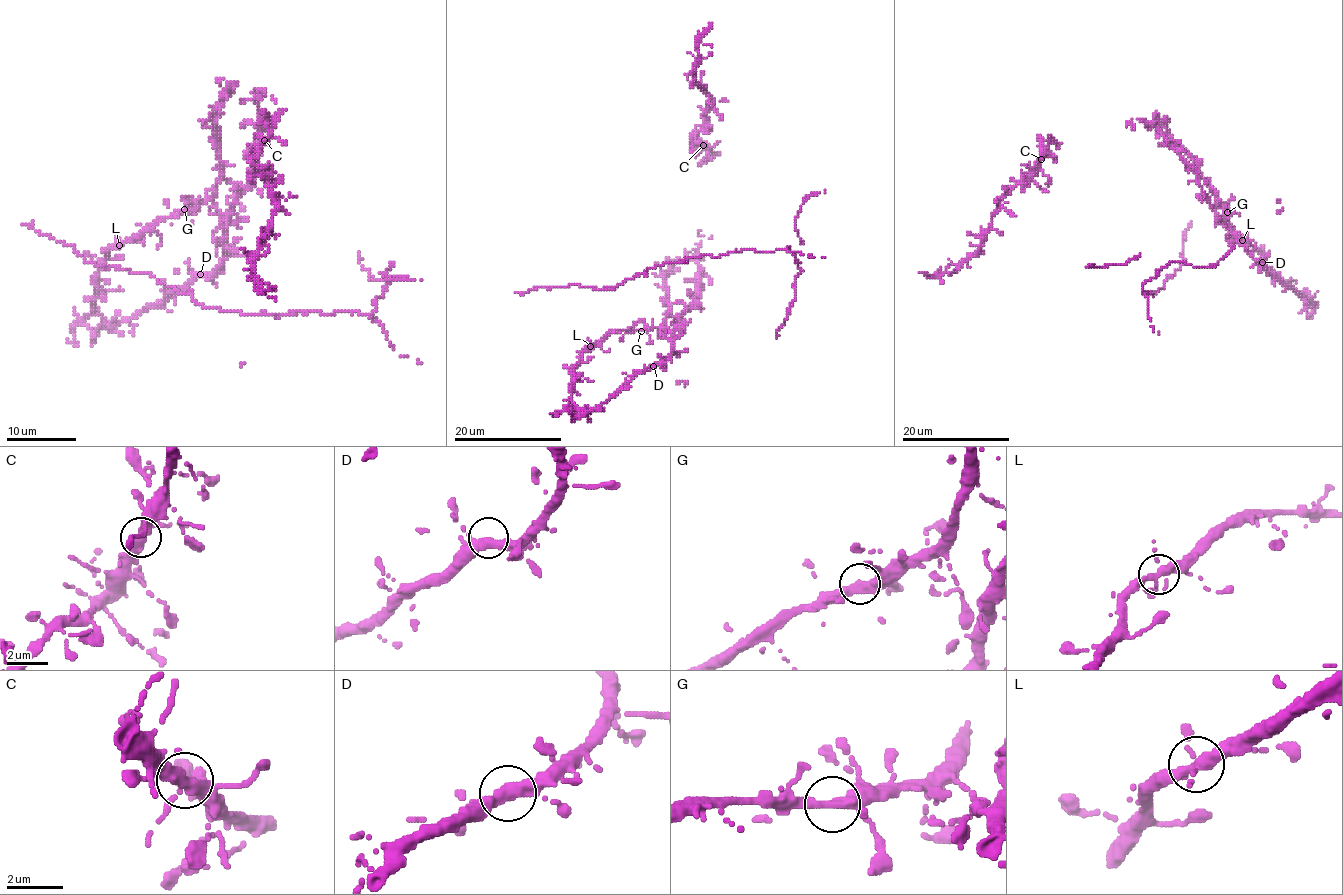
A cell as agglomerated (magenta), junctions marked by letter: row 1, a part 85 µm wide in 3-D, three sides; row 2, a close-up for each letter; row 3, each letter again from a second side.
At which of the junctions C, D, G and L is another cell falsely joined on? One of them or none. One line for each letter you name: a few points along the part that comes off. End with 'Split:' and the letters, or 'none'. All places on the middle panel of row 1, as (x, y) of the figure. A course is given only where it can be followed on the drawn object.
Split: none

